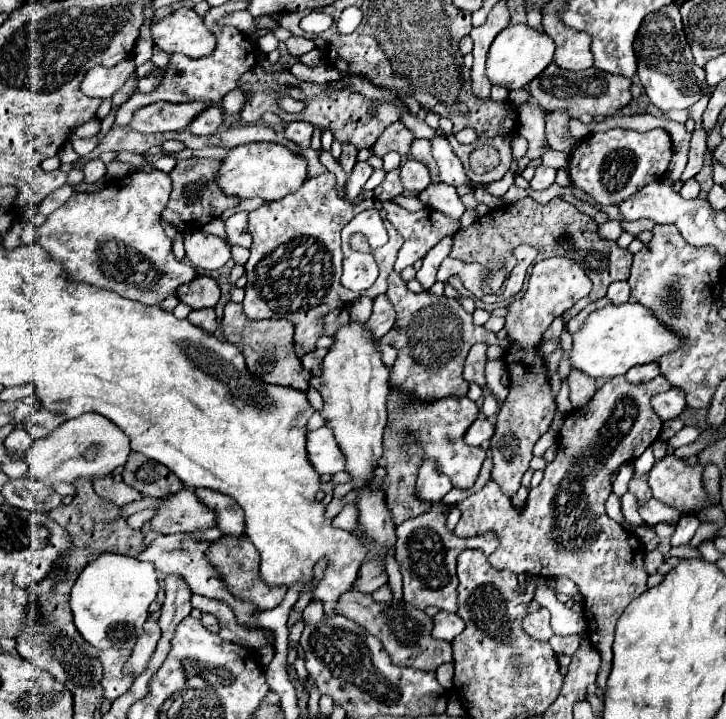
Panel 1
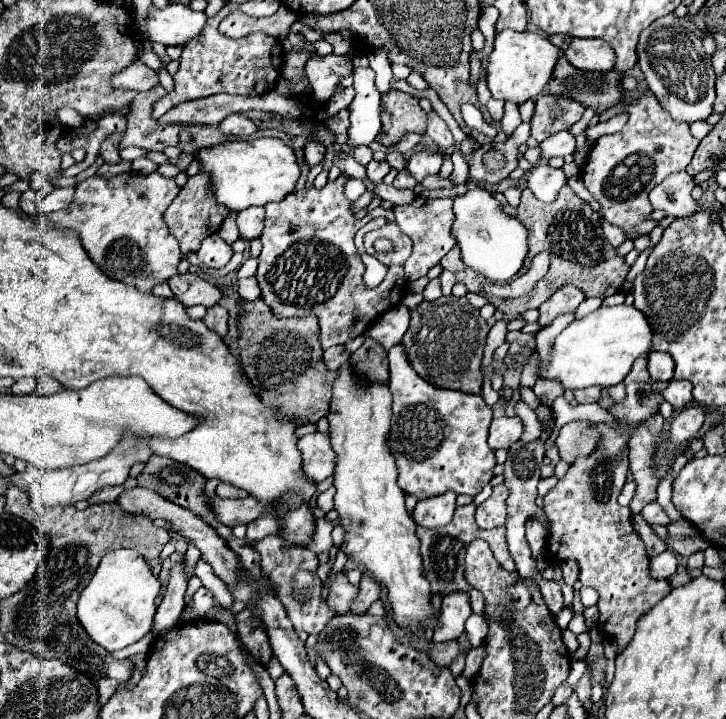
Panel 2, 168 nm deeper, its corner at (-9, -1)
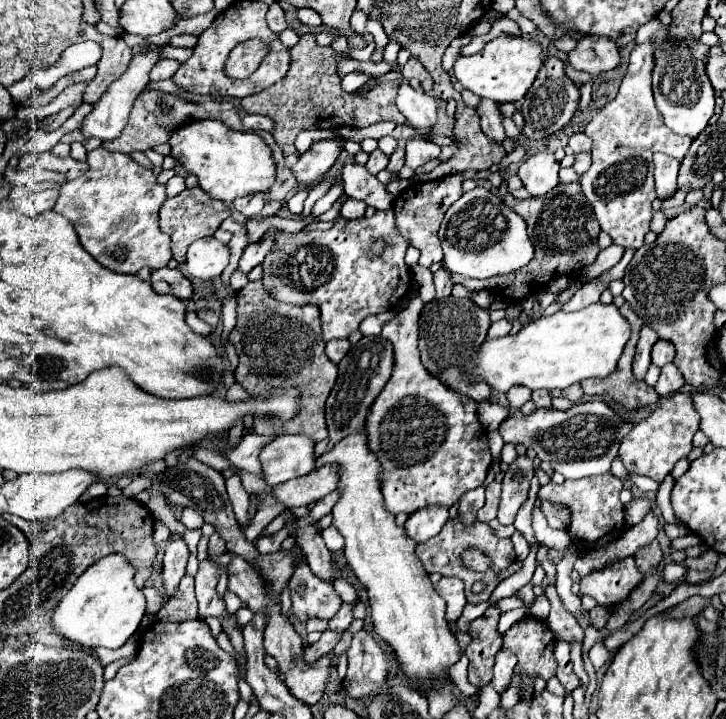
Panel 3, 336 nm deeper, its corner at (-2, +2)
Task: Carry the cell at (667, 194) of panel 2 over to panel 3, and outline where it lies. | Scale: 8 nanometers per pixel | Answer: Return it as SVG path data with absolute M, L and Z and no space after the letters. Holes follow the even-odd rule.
M654 153L654 177L656 177L656 193L660 199L666 199L676 191L676 177L680 161L668 157L664 153Z

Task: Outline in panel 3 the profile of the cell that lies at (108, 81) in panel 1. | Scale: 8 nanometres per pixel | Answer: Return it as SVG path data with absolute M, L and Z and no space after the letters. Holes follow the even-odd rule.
M162 59L154 69L150 71L150 81L160 81L160 79L170 79L180 67L180 61L174 59Z

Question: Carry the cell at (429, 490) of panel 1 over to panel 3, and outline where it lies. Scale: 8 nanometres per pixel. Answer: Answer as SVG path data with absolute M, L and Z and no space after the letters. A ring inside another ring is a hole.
M422 509L420 513L414 513L408 517L404 529L410 539L416 543L424 543L438 535L448 521L448 509Z

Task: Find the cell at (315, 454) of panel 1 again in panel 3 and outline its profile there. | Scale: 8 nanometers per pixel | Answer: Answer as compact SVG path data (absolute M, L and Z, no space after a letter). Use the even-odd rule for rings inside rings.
M300 435L272 439L268 445L264 445L258 457L264 471L264 481L270 487L304 477L314 469L314 445L308 441L308 437Z

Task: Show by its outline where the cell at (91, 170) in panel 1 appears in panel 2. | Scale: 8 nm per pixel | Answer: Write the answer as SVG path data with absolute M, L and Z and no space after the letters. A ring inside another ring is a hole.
M105 140L105 142L101 144L101 158L103 158L107 164L119 164L121 158L119 158L119 148L117 148L117 144Z

